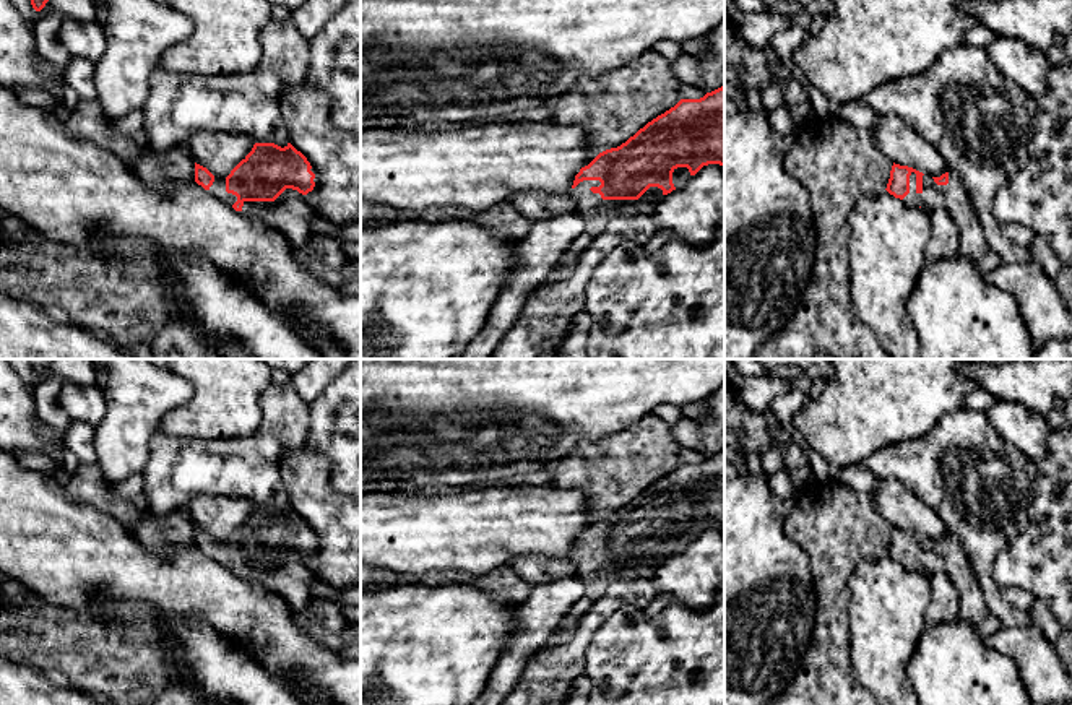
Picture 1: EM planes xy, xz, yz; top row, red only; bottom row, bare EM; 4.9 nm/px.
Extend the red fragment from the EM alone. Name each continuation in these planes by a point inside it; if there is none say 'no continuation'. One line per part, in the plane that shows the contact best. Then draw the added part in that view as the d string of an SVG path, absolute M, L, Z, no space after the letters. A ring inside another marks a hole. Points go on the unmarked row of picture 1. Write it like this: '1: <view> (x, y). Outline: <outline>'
1: xz (598, 575). Outline: M583 544L568 556L585 578L588 591L568 609L555 632L547 638L546 647L565 643L578 621L609 585L617 580L653 578L656 569L664 560L661 552L650 551L638 564L603 564L599 557L590 554L599 549L599 544Z

